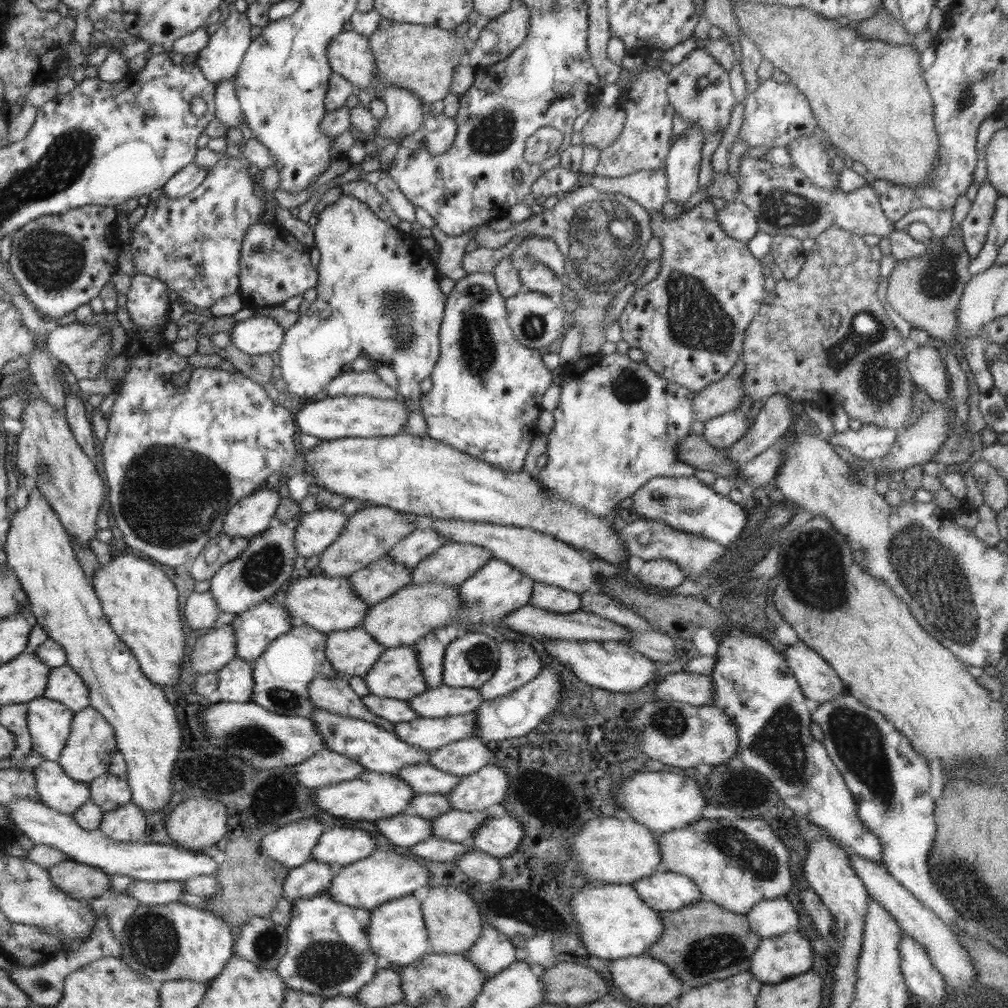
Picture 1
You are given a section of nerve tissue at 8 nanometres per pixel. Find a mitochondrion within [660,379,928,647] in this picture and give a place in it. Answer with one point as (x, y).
(813, 571)

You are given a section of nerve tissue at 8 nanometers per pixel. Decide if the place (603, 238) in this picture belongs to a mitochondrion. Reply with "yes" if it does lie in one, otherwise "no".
yes

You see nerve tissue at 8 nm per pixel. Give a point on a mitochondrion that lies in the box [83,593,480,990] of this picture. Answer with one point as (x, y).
(152, 941)

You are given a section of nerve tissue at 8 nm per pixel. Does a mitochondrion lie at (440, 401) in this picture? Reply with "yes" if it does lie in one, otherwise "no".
no

